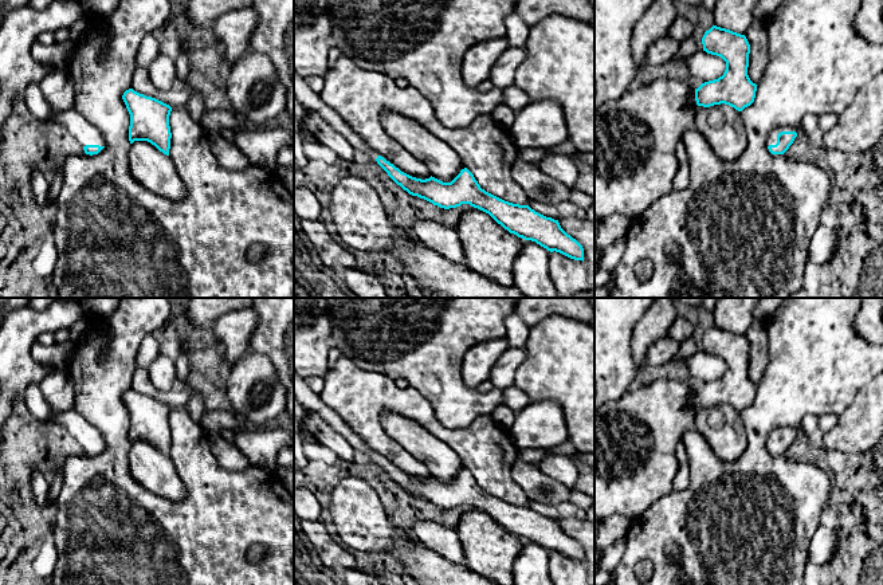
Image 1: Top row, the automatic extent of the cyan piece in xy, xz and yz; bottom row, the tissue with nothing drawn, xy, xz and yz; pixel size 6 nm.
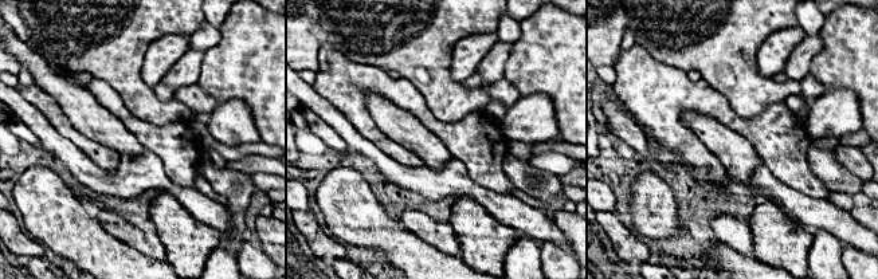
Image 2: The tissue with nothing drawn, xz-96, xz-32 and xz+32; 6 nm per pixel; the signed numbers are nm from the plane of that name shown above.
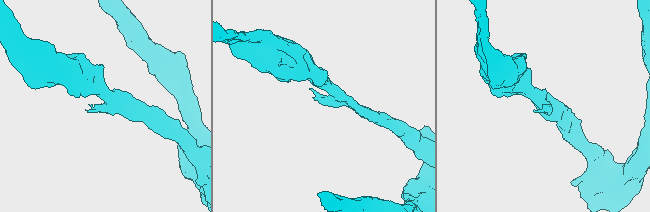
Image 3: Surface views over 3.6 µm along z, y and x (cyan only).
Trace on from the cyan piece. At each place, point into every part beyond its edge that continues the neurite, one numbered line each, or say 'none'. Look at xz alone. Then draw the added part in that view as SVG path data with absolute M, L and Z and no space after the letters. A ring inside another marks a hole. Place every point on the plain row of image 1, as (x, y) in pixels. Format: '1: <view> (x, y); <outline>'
1: xz (303, 396); M294 370L294 403L310 411L319 413L329 424L335 427L341 435L356 449L357 459L366 463L377 464L376 459L380 456L376 451L370 449L350 428L349 425L331 411L319 397L314 393L305 380Z

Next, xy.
1: xy (85, 434); M39 382L31 384L25 389L23 398L36 421L64 428L81 447L105 447L105 440L101 432L74 409L59 413L54 412L42 394Z

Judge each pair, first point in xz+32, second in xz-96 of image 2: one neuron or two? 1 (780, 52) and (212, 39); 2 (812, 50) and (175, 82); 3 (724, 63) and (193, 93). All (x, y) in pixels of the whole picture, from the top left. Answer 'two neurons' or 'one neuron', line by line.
1: two neurons
2: one neuron
3: two neurons

